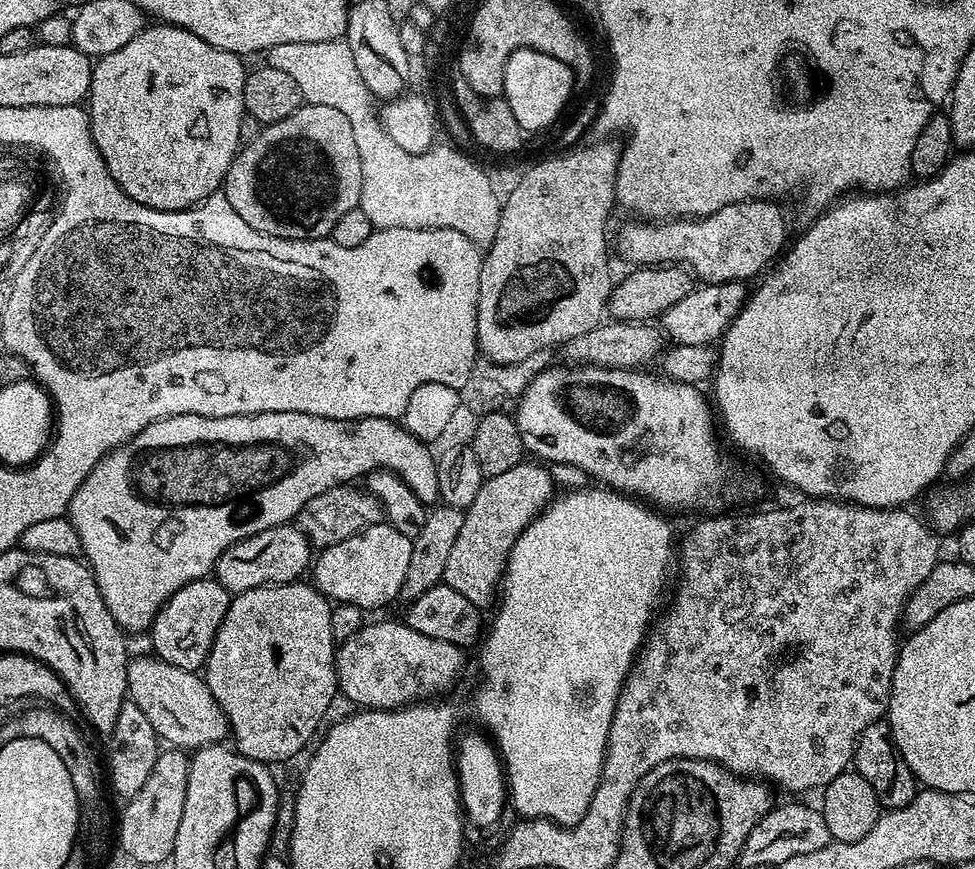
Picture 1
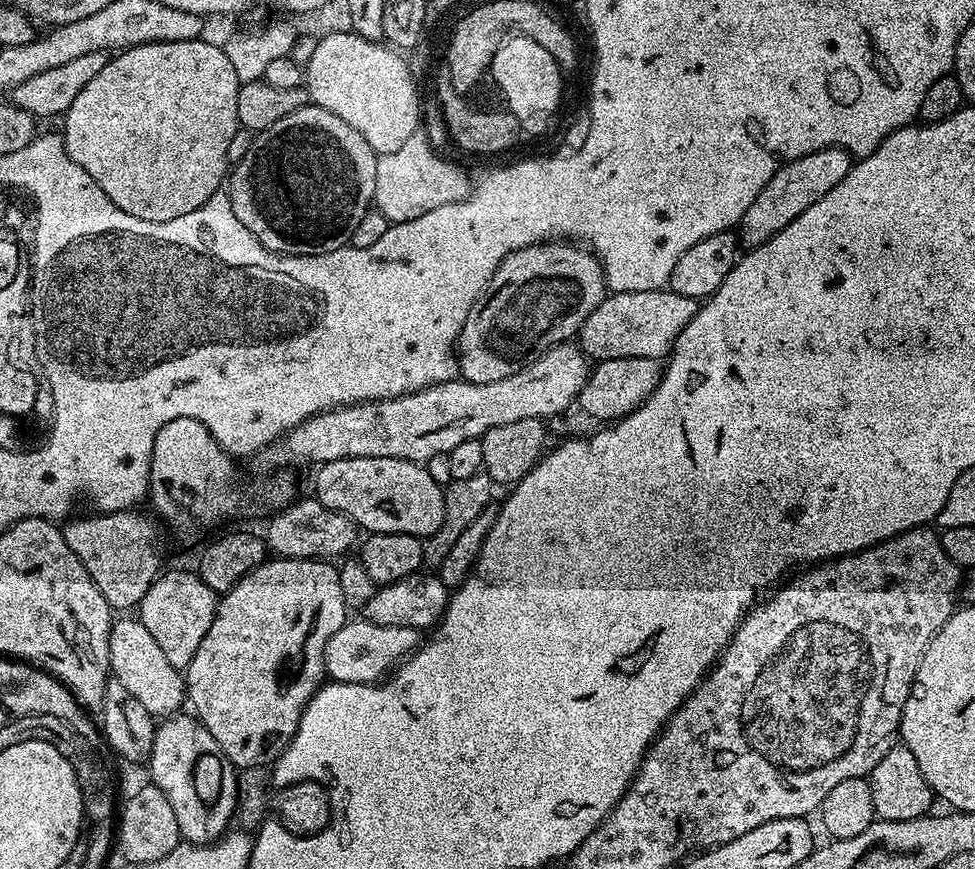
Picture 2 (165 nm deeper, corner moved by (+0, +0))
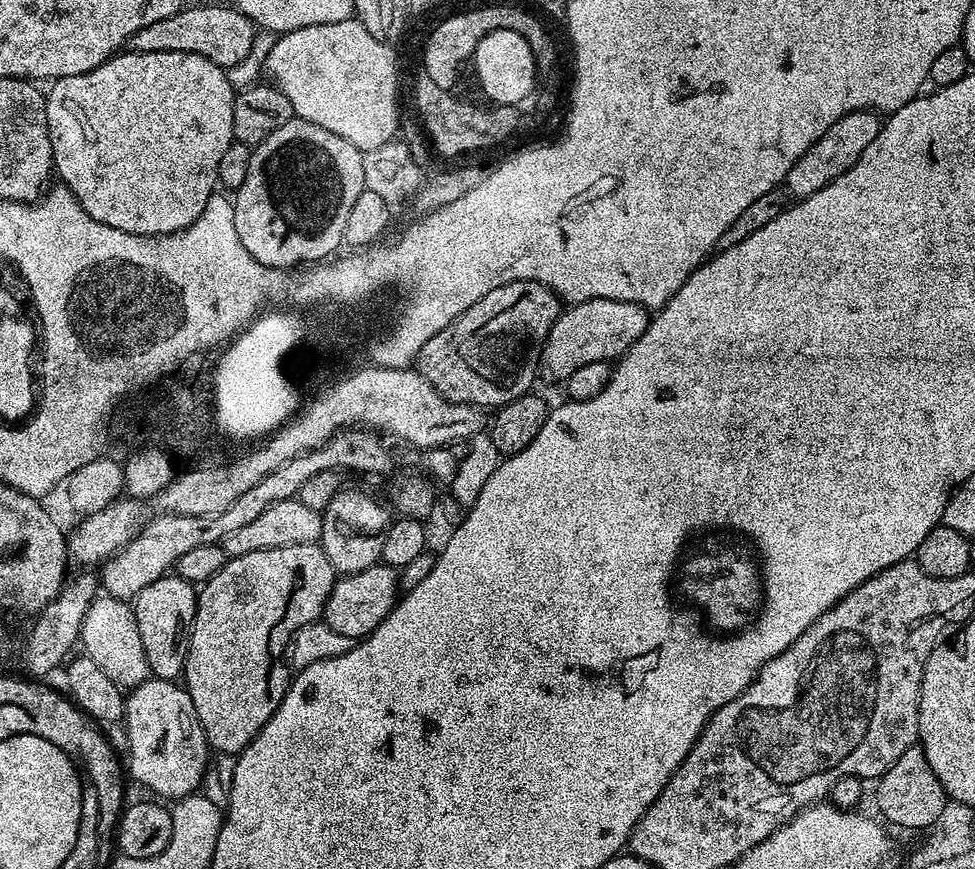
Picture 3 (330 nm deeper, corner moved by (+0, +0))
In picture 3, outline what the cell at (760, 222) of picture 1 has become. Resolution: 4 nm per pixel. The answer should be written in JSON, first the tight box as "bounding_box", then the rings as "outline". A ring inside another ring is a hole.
{"bounding_box":[786,111,881,200],"outline":[[[870,111],[851,112],[838,118],[838,122],[834,122],[834,126],[830,126],[830,130],[826,130],[826,134],[822,134],[822,138],[818,138],[818,142],[814,142],[810,150],[806,150],[806,154],[802,154],[802,158],[798,158],[794,166],[790,166],[786,181],[787,195],[796,200],[805,200],[810,194],[818,194],[822,186],[830,186],[830,182],[834,182],[838,174],[846,174],[846,170],[850,170],[854,162],[858,162],[862,150],[866,150],[866,146],[870,146],[870,142],[878,138],[881,123],[881,117]]]}

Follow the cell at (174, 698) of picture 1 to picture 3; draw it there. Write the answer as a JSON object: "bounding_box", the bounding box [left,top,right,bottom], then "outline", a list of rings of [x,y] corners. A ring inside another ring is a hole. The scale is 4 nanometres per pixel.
{"bounding_box":[79,594,149,690],"outline":[[[107,594],[93,600],[80,627],[79,643],[83,655],[90,657],[94,666],[98,666],[98,670],[102,670],[102,674],[106,674],[106,678],[114,681],[121,690],[137,688],[143,680],[149,679],[142,634],[138,634],[136,613],[131,603],[115,600]]]}

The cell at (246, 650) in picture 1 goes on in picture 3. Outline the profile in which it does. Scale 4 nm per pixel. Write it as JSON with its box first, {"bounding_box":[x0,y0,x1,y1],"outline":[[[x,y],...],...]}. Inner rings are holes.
{"bounding_box":[182,543,338,753],"outline":[[[319,543],[299,544],[278,546],[274,550],[254,550],[250,554],[225,559],[218,574],[199,589],[182,684],[188,689],[190,702],[194,702],[198,722],[202,722],[209,745],[217,753],[243,752],[278,710],[290,683],[286,653],[292,635],[302,626],[315,624],[323,617],[324,603],[337,579],[338,573],[330,566],[330,558],[326,558]]]}

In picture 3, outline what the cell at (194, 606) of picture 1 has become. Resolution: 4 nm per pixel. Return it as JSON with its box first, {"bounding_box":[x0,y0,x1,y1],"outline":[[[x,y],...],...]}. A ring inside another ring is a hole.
{"bounding_box":[134,574,197,681],"outline":[[[165,574],[146,590],[136,595],[134,611],[138,622],[138,634],[142,634],[142,650],[146,654],[148,671],[157,680],[179,681],[184,671],[188,639],[196,617],[197,589],[181,576]]]}

